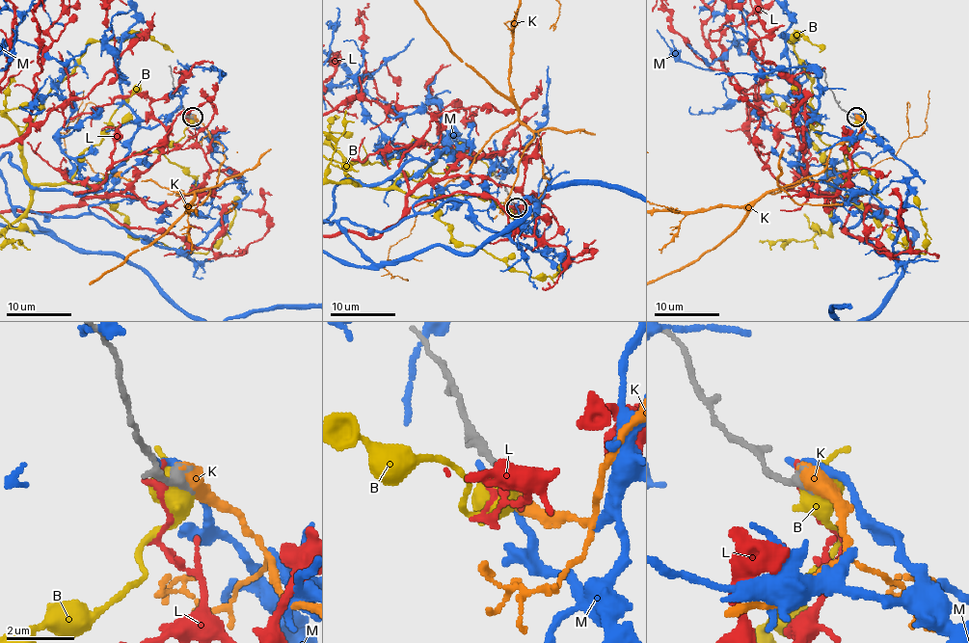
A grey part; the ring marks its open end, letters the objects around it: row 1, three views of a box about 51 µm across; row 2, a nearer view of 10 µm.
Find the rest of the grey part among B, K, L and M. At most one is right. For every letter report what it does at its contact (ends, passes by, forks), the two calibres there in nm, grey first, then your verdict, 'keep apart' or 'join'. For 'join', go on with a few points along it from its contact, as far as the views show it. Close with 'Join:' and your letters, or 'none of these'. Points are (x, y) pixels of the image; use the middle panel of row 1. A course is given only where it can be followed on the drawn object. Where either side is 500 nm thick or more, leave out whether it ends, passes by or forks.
B: 420/600 nm | keep apart
K: 400/550 nm | join
L: it ends | 420/240 nm | keep apart
M: it ends | 400/320 nm | keep apart
Join: K

